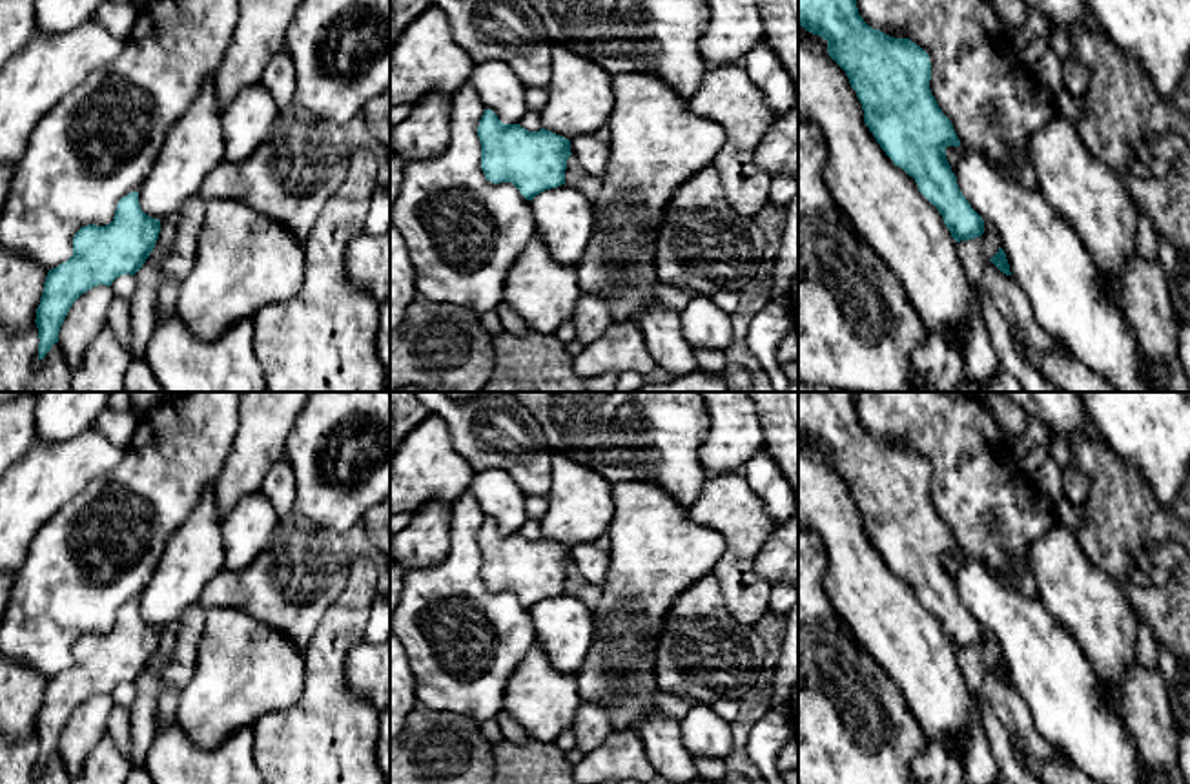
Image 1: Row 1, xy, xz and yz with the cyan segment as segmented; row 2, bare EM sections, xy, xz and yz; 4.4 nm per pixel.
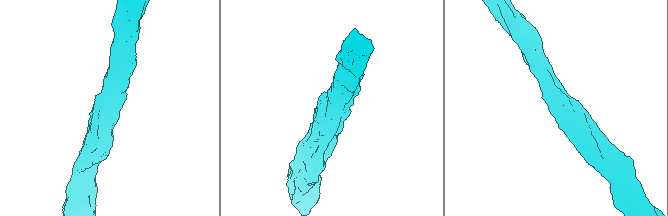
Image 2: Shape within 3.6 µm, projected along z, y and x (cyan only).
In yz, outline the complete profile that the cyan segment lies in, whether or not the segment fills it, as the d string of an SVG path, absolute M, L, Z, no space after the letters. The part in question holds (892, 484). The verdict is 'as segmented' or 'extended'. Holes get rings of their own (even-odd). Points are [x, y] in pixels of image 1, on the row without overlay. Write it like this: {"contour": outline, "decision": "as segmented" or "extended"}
{"contour": "M798 392L798 432L827 450L829 465L846 480L864 518L864 531L893 569L915 587L918 600L939 618L951 645L969 649L984 642L982 625L959 598L946 567L948 554L960 554L951 529L929 498L929 463L909 447L873 438L858 423L857 392Z", "decision": "as segmented"}

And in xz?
{"contour": "M485 518L477 545L487 589L512 591L527 609L565 593L572 563L569 547L545 536L528 540L519 532L503 532L492 518Z", "decision": "as segmented"}

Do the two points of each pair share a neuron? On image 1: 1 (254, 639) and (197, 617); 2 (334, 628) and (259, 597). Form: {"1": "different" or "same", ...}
{"1": "different", "2": "different"}

